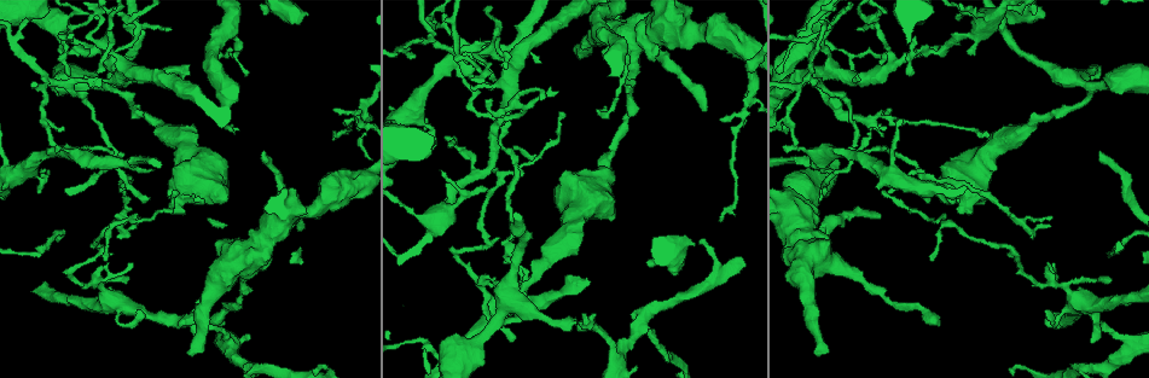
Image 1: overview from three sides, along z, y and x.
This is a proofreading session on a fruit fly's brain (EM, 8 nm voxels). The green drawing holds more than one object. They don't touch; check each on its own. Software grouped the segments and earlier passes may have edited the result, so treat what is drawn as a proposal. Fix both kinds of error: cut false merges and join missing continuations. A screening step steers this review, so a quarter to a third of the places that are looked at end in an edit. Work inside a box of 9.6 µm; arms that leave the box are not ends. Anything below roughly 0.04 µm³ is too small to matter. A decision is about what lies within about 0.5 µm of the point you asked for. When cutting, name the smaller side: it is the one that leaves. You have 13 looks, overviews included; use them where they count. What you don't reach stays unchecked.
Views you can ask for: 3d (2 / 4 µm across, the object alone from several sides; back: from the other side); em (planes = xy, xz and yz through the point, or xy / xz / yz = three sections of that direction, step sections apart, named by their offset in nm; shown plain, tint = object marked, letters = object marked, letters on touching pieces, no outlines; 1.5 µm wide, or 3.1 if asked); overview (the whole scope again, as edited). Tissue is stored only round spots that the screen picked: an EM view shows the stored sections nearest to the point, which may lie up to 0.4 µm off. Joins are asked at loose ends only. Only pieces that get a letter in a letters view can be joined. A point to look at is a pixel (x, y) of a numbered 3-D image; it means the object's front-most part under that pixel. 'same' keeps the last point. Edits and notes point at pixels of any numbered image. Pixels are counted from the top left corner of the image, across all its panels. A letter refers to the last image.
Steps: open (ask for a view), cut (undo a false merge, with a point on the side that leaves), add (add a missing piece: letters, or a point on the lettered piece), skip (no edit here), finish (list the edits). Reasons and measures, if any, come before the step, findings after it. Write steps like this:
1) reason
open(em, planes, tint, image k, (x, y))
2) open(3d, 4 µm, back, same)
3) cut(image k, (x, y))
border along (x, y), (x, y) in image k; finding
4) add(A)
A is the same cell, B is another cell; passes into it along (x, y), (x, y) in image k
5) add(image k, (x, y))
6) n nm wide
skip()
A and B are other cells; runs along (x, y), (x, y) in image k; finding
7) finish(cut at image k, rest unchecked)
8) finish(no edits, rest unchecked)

thin end
open(em, planes, plain, image 1, (129, 262))

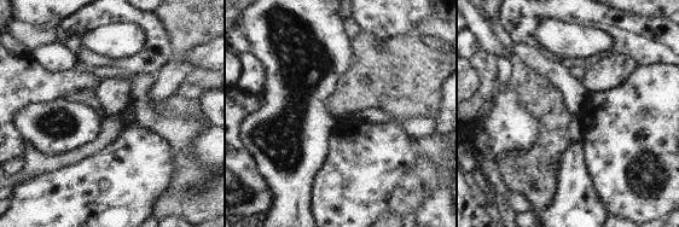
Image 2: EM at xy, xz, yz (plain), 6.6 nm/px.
with the object marked
open(em, planes, tint, same)

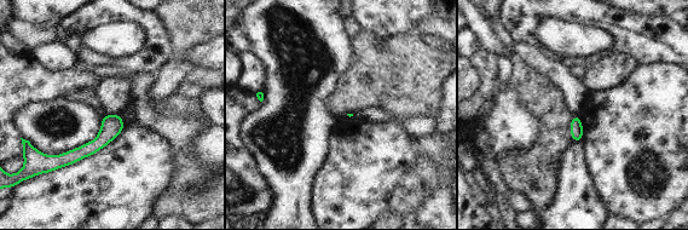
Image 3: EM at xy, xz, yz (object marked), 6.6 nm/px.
open(em, planes, letters, same)

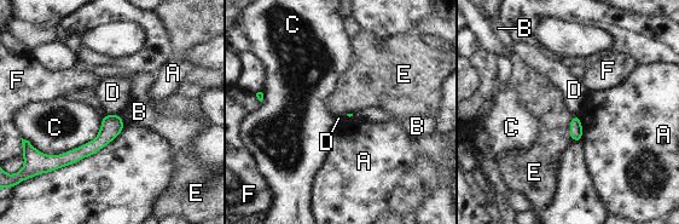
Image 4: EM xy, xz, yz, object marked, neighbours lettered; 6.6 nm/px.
skip()
A, B, C, D, E and F are other cells; runs along (117, 118), (93, 147), (53, 160) in image 4; no lettered piece goes on from it

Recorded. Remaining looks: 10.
an open end
open(em, yz, step 8, letters, image 1, (967, 53))

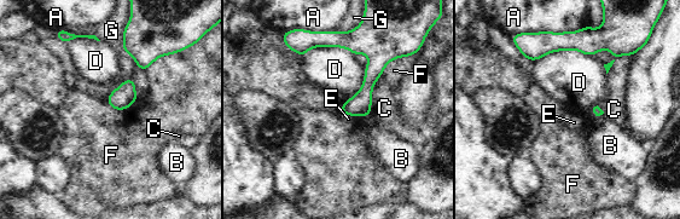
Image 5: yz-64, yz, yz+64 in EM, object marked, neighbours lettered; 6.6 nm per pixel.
skip()
A, B, C, D, E, F and G are other cells; border along (105, 99), (115, 109), (138, 99) in image 5; no lettered piece goes on from it

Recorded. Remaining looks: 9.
thin arm on a thick one
open(em, planes, letters, image 1, (829, 151))

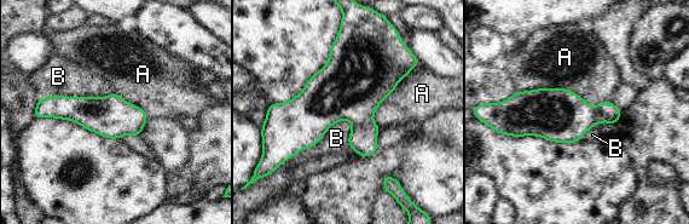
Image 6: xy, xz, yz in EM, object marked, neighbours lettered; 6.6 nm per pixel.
skip()
A and B are other cells; all the same neuron

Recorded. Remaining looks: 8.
branch stops here
open(em, planes, letters, image 1, (588, 283))

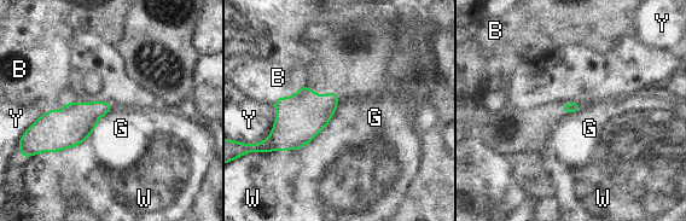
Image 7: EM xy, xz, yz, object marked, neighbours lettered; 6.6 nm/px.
skip()
B, G, W and Y are other cells; border along (112, 108), (98, 120), (94, 129) in image 7; none of them fits

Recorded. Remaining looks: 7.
an open end
open(3d, 4 µm, image 1, (889, 108))

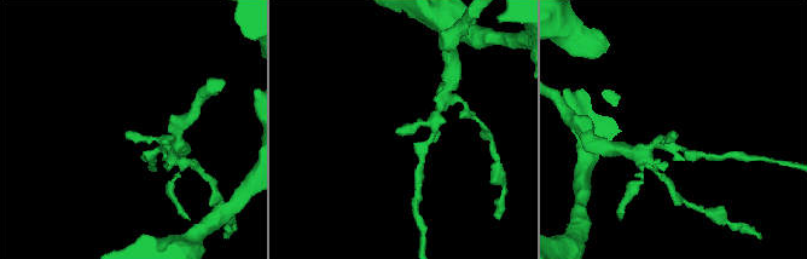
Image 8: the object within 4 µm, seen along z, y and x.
open(em, planes, plain, image 8, (397, 129))

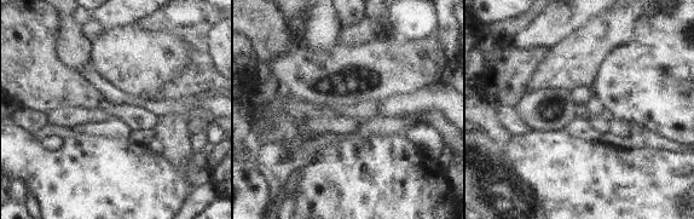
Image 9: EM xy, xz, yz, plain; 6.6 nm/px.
what lies round it
open(em, planes, letters, same)

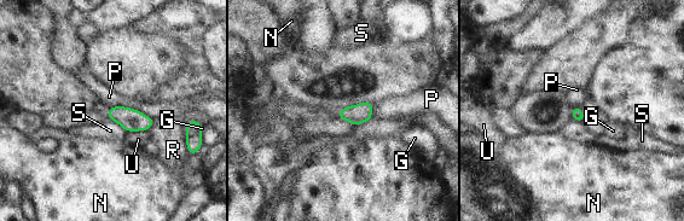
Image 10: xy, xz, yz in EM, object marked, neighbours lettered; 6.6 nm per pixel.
skip()
G, N, P, R, S and U are other cells; border along (110, 106), (138, 109), (154, 120) in image 10; none of them fits

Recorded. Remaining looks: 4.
finish(no edits, rest unchecked)

